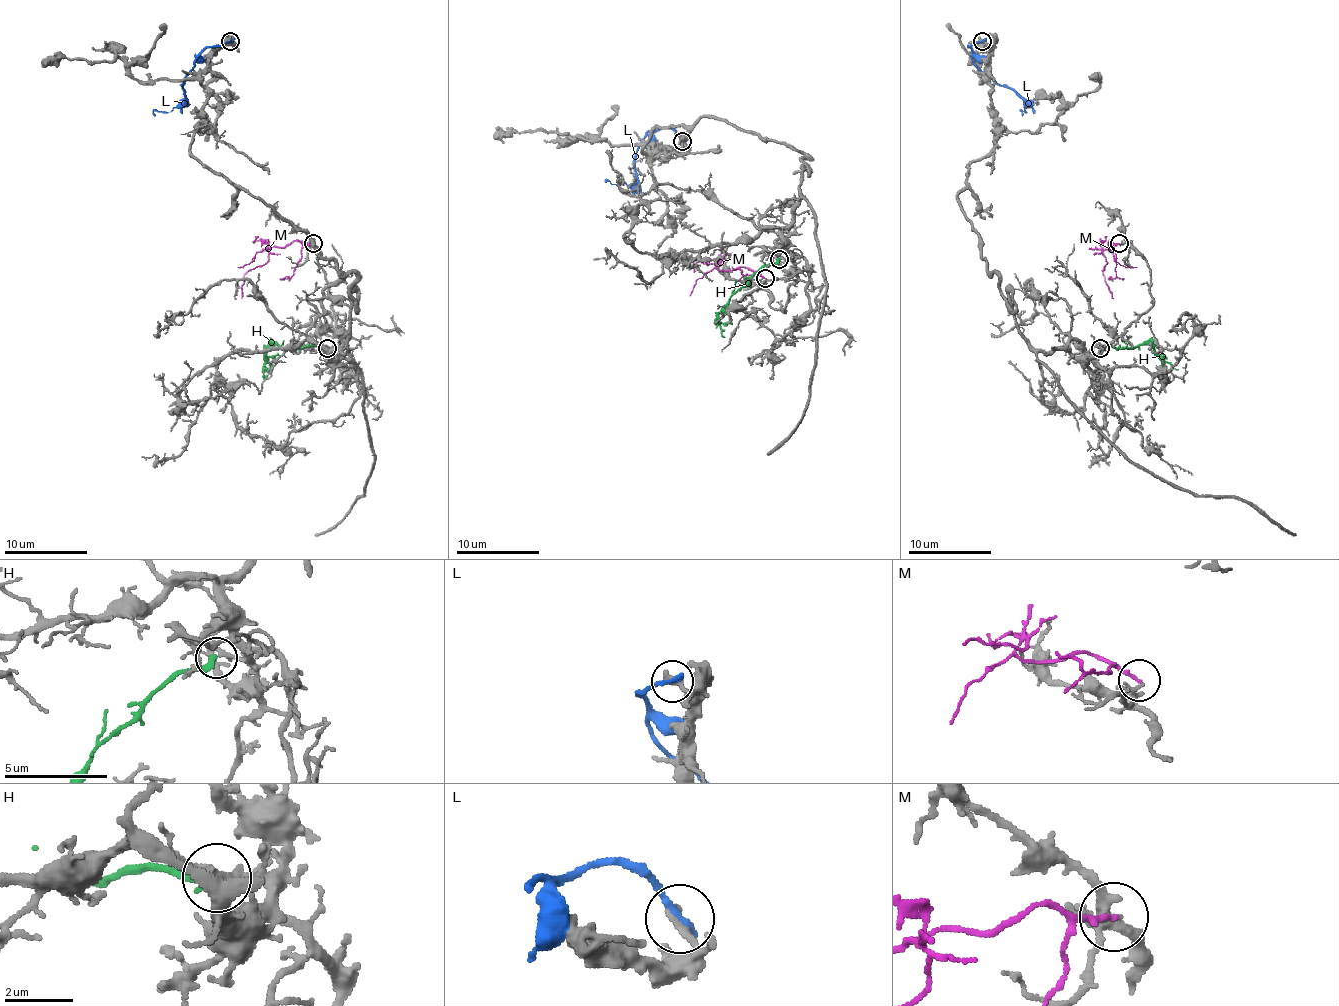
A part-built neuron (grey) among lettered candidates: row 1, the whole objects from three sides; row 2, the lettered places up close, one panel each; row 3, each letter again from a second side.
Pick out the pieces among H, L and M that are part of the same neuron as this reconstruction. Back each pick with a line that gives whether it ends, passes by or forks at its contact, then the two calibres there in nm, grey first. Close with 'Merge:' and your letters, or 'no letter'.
H: it ends | 200/280 nm
Merge: H

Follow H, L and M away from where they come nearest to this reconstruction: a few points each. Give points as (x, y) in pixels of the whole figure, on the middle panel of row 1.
H: (780, 259), (763, 265), (734, 294), (716, 321), (718, 325)
L: (683, 141), (666, 127), (650, 131), (637, 149), (635, 180), (621, 185), (608, 180), (604, 182)
M: (765, 277), (739, 267), (720, 271), (716, 265), (720, 265), (697, 261), (693, 271)

